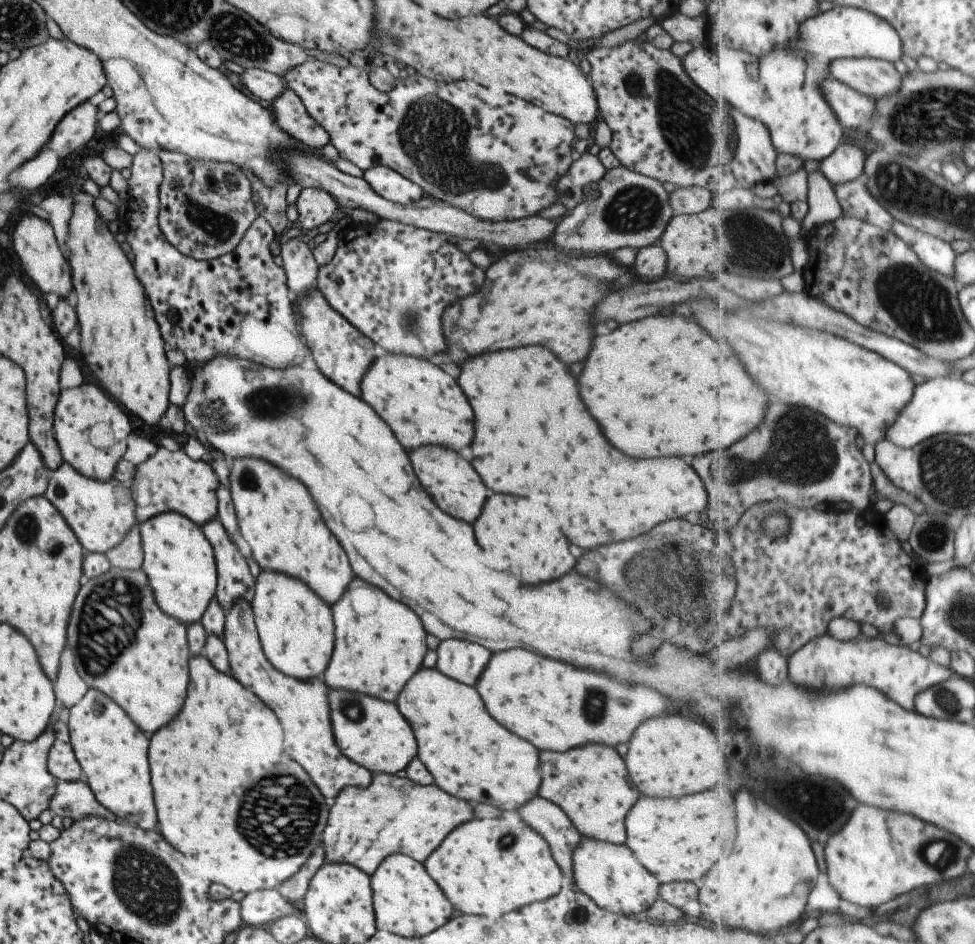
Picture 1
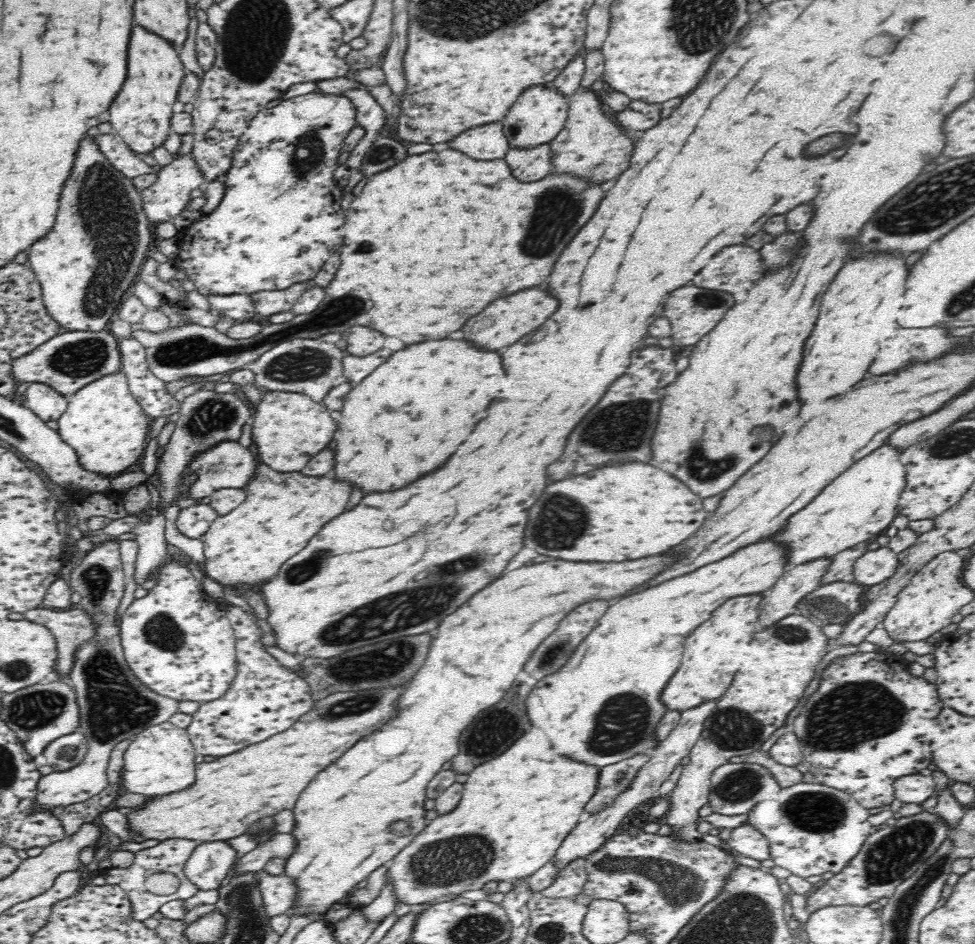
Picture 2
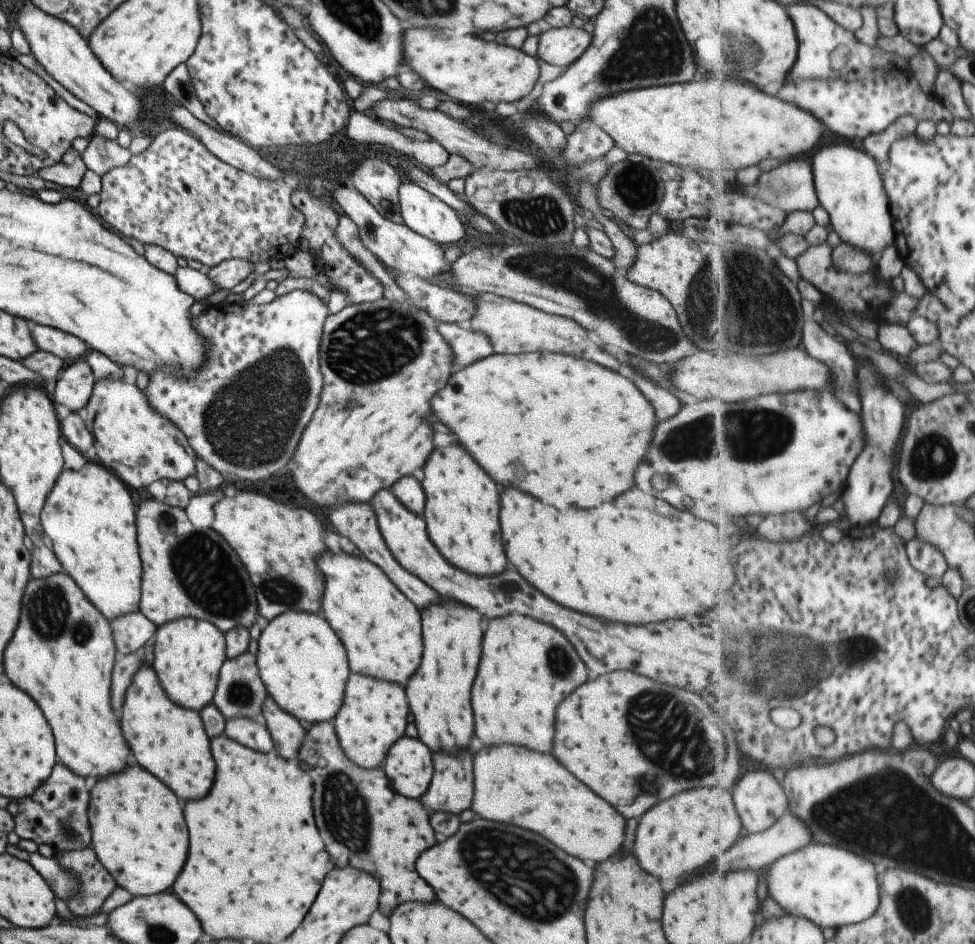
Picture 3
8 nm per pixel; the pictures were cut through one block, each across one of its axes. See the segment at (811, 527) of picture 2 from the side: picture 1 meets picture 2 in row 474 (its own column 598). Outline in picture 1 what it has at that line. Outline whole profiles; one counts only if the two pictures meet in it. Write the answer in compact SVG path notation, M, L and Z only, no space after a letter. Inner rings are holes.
M580 834L576 849L572 850L572 882L597 906L609 912L639 914L649 908L658 897L660 883L647 872L636 856L624 845L616 845Z

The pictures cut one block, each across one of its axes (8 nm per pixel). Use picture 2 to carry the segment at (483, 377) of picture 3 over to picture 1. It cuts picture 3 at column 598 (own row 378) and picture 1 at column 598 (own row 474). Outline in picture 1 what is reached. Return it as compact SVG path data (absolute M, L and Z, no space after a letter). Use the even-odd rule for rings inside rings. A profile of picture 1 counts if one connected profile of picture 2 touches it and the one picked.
M673 314L669 318L665 316L647 316L641 318L637 322L627 322L617 326L615 330L595 336L593 344L591 344L591 352L587 356L585 368L579 376L579 396L585 404L585 408L589 410L589 414L597 420L601 432L605 434L607 442L614 446L623 454L633 458L651 458L651 456L697 456L697 454L705 454L709 450L717 450L717 448L729 448L731 444L743 440L745 436L749 436L767 416L767 408L771 402L771 396L753 380L753 376L747 372L745 364L741 362L741 358L735 354L733 346L727 340L713 340L711 336L707 336L707 332L703 332L703 328L697 326L695 320L691 320L689 316L683 314Z

